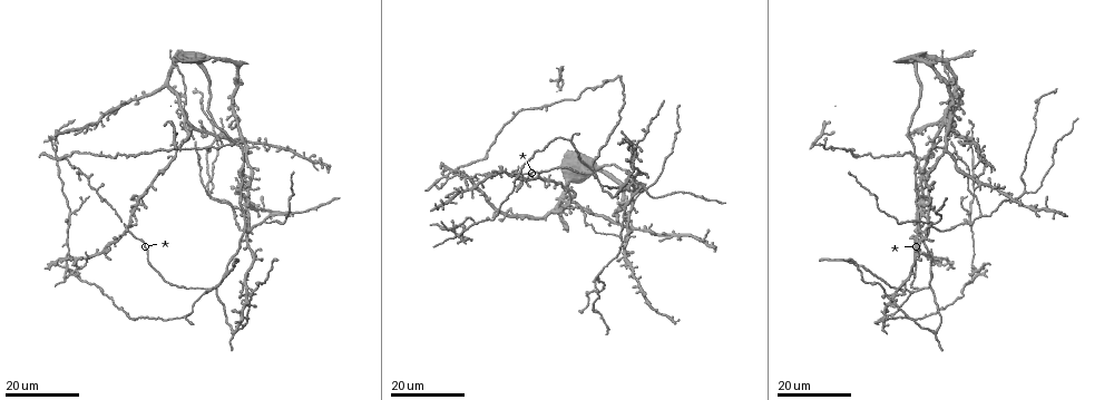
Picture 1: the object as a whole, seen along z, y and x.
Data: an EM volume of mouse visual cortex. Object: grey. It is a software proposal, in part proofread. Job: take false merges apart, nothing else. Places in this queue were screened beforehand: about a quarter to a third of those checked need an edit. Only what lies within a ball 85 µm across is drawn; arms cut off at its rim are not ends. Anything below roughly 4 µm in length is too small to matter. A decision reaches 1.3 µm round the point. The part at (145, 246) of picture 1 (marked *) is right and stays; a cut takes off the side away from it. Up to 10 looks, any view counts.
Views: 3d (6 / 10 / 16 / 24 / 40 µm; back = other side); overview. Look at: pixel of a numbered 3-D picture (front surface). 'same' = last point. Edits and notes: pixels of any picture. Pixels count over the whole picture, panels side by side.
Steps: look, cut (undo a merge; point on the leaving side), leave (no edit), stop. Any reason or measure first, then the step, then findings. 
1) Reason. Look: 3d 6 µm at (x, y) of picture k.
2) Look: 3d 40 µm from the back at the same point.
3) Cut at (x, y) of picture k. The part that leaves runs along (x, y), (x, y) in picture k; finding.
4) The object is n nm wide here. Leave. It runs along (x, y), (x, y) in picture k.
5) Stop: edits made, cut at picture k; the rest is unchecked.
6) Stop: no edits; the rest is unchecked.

Branch point. Look: 3d 16 µm at (590, 167) of picture 1.

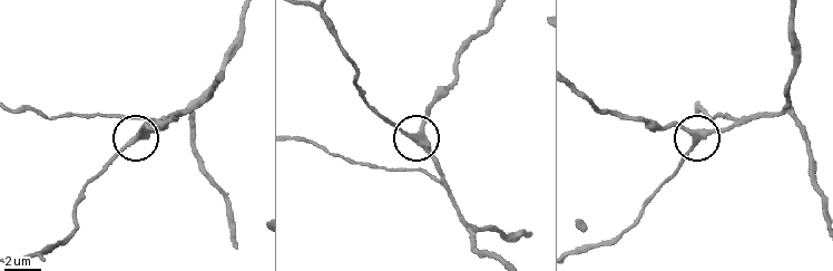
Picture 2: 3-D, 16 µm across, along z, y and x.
Look: 3d 10 µm at (135, 138) of picture 2.

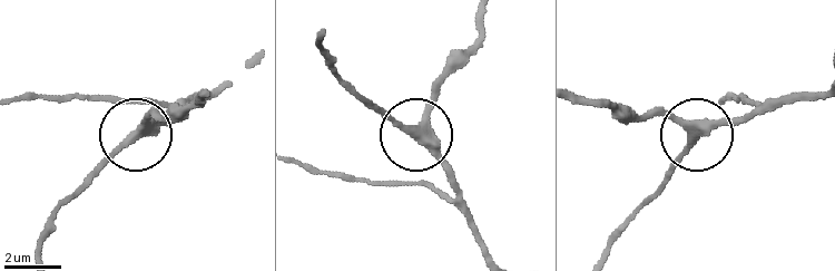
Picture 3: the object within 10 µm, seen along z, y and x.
3 arms meet here. Leave. It runs along (721, 97), (753, 105), (693, 132), (638, 112) in picture 3; one cell here.

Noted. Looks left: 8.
Branch point. Look: 3d 16 µm at (892, 302) of picture 1.

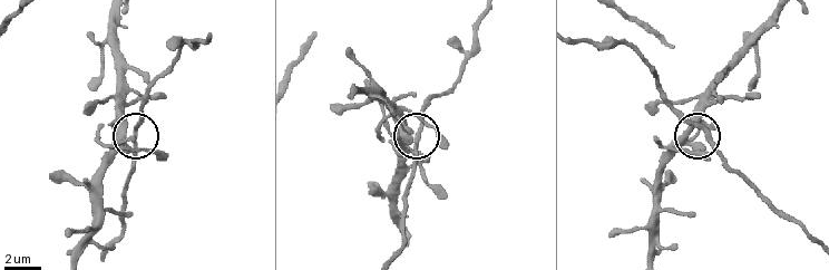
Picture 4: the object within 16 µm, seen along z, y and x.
Look: 3d 10 µm at (696, 123) of picture 4.

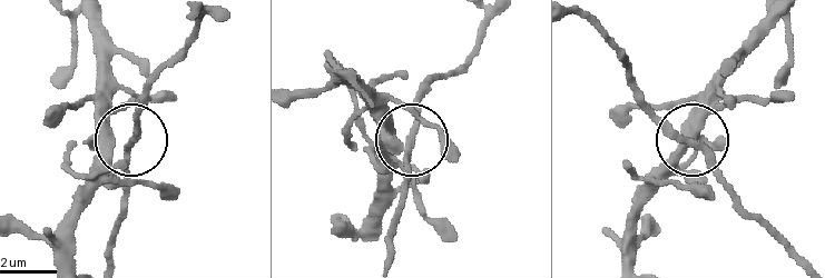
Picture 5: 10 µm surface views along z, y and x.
Leave. It runs along (798, 258), (693, 141), (635, 191) in picture 5; all the same cell.

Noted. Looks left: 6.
Look: 3d 16 µm at (932, 333) of picture 1.

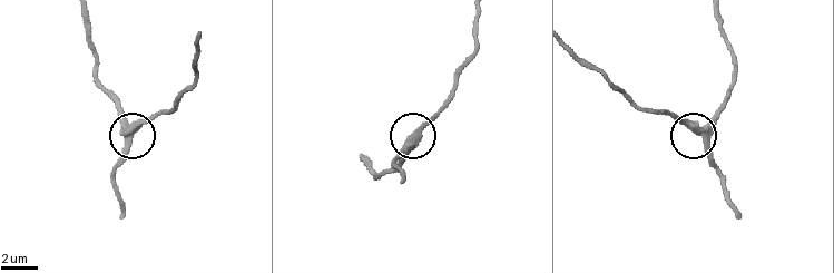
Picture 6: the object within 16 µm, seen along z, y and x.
Look: 3d 6 µm at (702, 130) of picture 6.

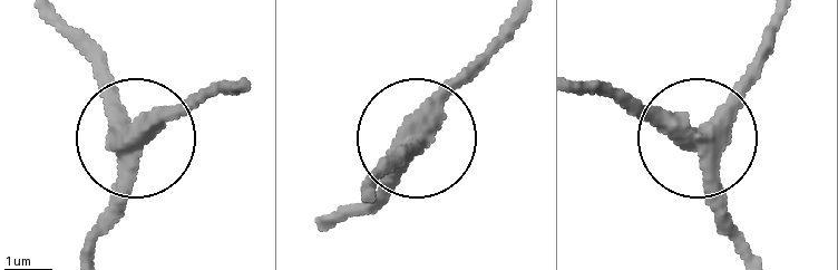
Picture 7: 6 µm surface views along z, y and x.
Look: 3d 6 µm from the back at (697, 145) of picture 7.

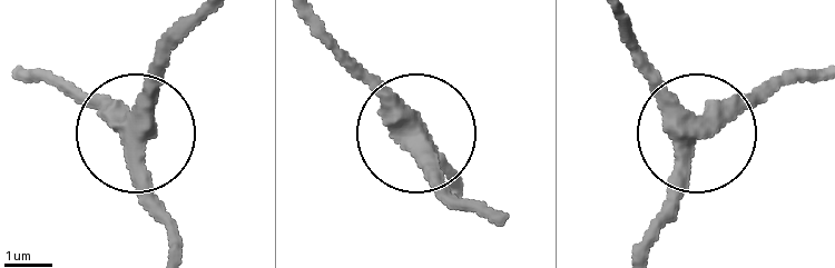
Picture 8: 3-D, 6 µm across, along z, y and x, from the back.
Leave. It runs along (619, 20), (698, 128), (683, 199), (647, 255) in picture 8; continuous, no second cell.

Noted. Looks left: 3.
Four or more arms meet. Look: 3d 16 µm at (925, 230) of picture 1.

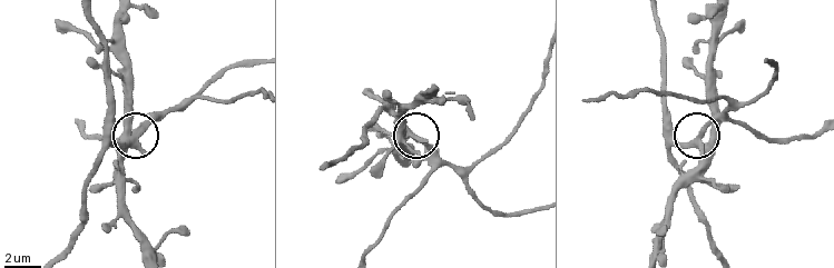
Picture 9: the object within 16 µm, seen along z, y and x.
Look: 3d 6 µm at (700, 136) of picture 9.

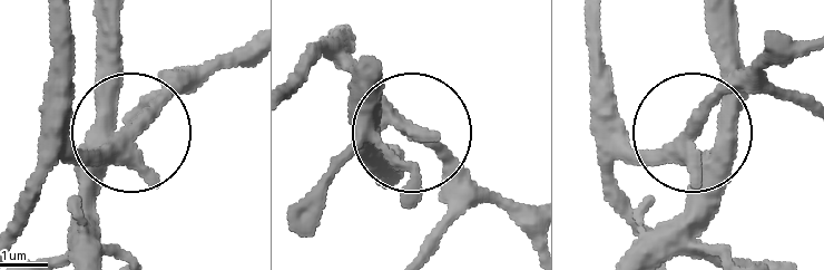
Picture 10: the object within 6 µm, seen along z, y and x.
The object is 330 nm wide here. Leave. Continuous, no second cell.

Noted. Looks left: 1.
Stop: no edits; the rest is unchecked.

